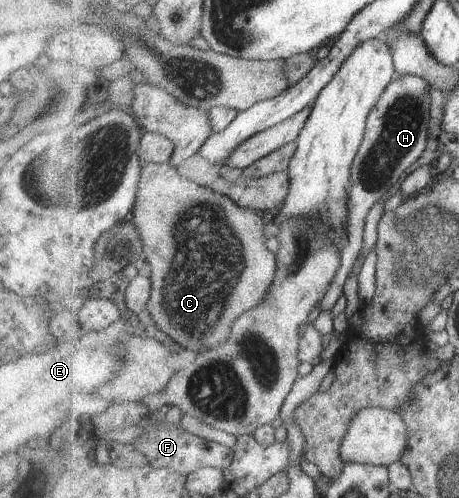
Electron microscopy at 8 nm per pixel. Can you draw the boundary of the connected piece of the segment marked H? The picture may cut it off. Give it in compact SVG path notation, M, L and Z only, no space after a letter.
M415 74L399 75L381 95L377 106L368 116L366 124L366 135L360 146L360 153L352 164L352 184L348 189L348 237L347 243L342 247L343 261L338 272L333 279L333 284L329 285L329 291L325 293L325 297L321 299L320 312L330 311L339 297L344 296L344 286L347 279L354 273L354 268L362 255L364 245L364 228L367 217L371 209L380 201L386 200L391 189L401 181L401 175L411 167L411 163L415 163L423 151L427 149L427 133L429 133L429 121L432 118L433 101L430 93L430 84L427 79Z

